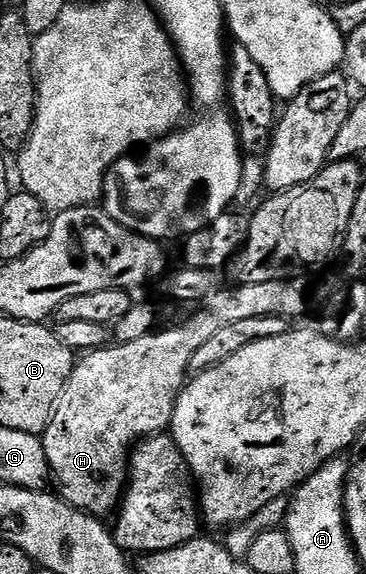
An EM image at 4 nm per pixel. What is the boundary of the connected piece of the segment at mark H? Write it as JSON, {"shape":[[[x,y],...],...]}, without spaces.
{"shape":[[[301,276],[298,278],[287,278],[286,280],[270,280],[266,284],[246,284],[245,286],[239,284],[231,284],[232,286],[225,285],[223,288],[217,290],[215,294],[211,294],[205,302],[199,303],[193,309],[196,311],[185,322],[180,322],[177,326],[170,327],[169,330],[160,328],[153,333],[142,336],[142,340],[109,344],[101,349],[85,353],[77,361],[75,368],[72,370],[70,380],[66,380],[66,388],[62,388],[62,396],[56,401],[56,408],[52,412],[50,424],[44,429],[42,435],[44,447],[46,448],[46,460],[52,469],[52,478],[54,482],[60,485],[60,490],[58,489],[59,497],[63,498],[65,502],[69,502],[74,508],[84,510],[86,513],[93,514],[94,517],[101,520],[107,519],[107,514],[109,516],[115,515],[123,499],[126,483],[130,478],[130,451],[135,447],[137,442],[151,438],[154,434],[163,434],[171,427],[172,413],[176,407],[176,401],[178,400],[180,391],[184,389],[186,379],[189,377],[190,367],[194,360],[194,352],[198,352],[199,346],[210,336],[215,336],[222,328],[226,328],[230,324],[238,323],[247,318],[253,316],[278,316],[279,318],[295,320],[295,318],[302,317],[303,314],[310,313],[312,305],[316,302],[316,286],[310,279],[311,277]]]}

